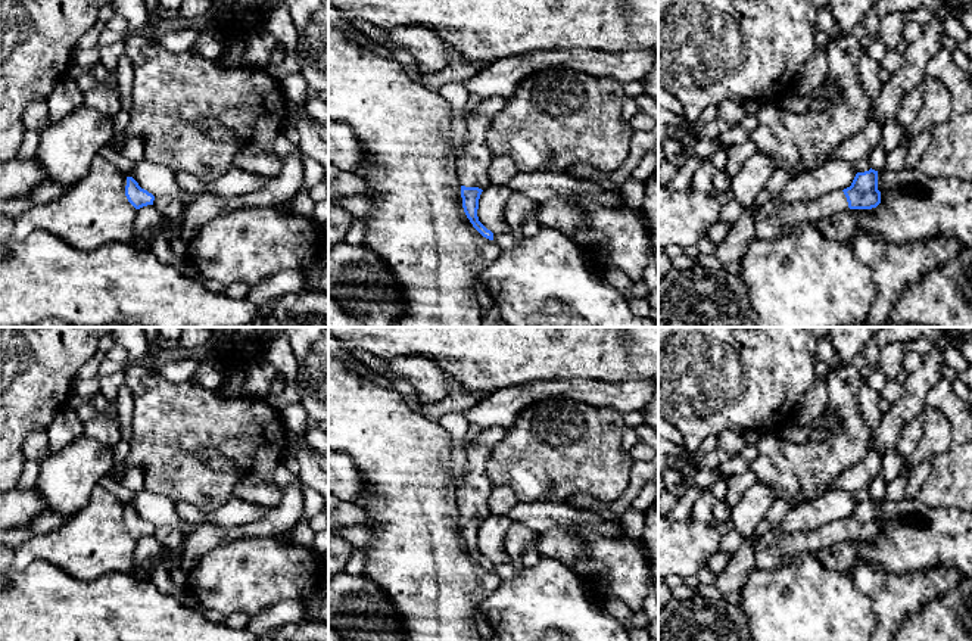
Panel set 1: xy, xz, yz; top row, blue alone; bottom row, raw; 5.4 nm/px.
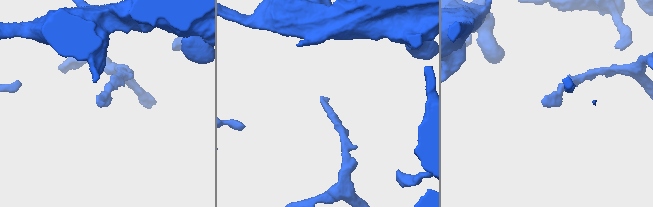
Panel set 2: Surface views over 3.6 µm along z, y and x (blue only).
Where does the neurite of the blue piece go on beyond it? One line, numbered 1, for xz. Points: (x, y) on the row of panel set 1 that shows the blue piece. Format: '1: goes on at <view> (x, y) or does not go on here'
1: goes on at xz (474, 158)

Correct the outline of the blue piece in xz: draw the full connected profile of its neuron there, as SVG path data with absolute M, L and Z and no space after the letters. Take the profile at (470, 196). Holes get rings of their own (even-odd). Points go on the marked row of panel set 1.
M470 113L467 115L467 134L464 146L457 150L458 180L461 183L462 208L473 227L486 239L493 240L493 233L487 230L477 217L482 186L490 181L487 169L492 153L485 143L492 116Z

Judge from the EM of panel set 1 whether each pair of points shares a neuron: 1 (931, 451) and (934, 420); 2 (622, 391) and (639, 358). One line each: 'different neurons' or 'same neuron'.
1: same neuron
2: different neurons

